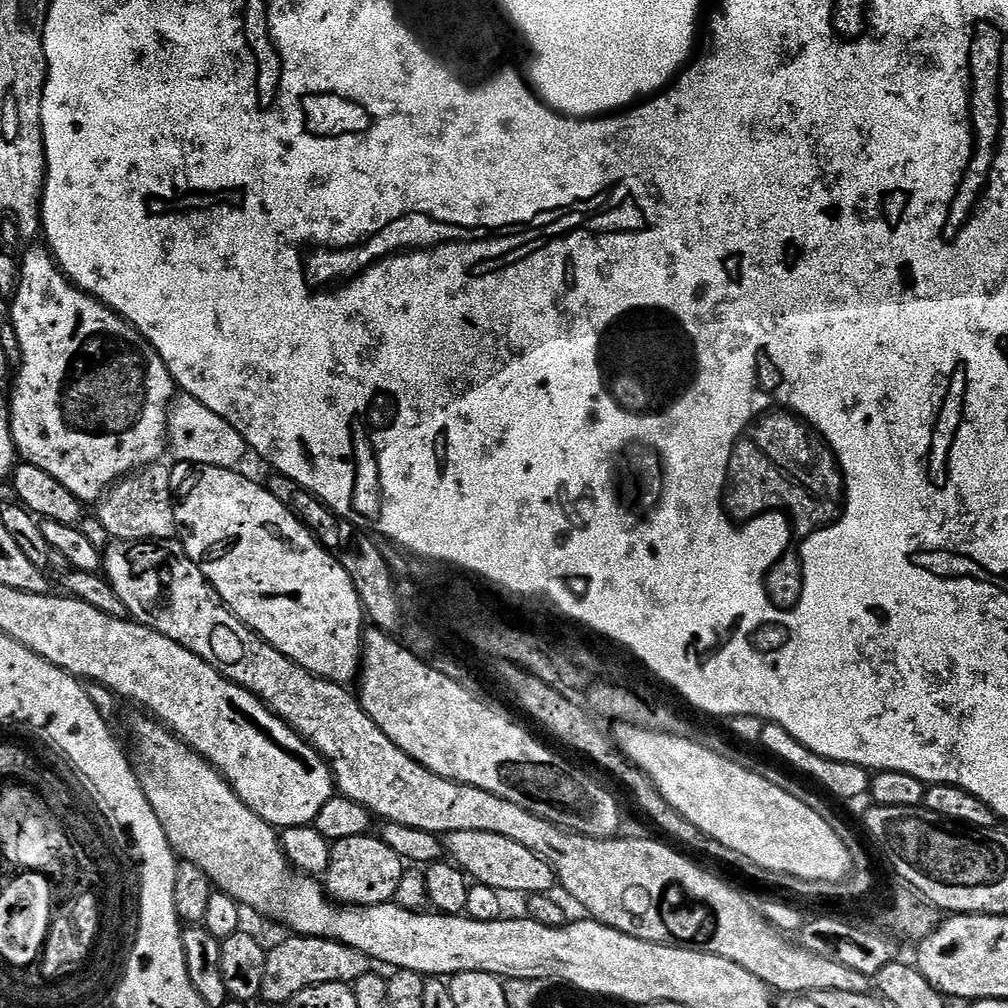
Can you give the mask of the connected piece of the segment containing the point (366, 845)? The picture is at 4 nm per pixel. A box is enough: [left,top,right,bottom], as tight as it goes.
[326,834,406,904]

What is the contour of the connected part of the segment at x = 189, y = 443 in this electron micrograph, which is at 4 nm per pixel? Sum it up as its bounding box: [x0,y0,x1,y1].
[168,394,250,469]

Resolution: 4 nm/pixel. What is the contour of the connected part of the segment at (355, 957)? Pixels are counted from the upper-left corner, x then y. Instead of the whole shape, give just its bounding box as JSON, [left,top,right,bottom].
[263,934,373,1005]

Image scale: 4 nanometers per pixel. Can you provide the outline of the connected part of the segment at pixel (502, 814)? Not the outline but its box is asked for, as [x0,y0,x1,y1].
[102,539,874,995]

